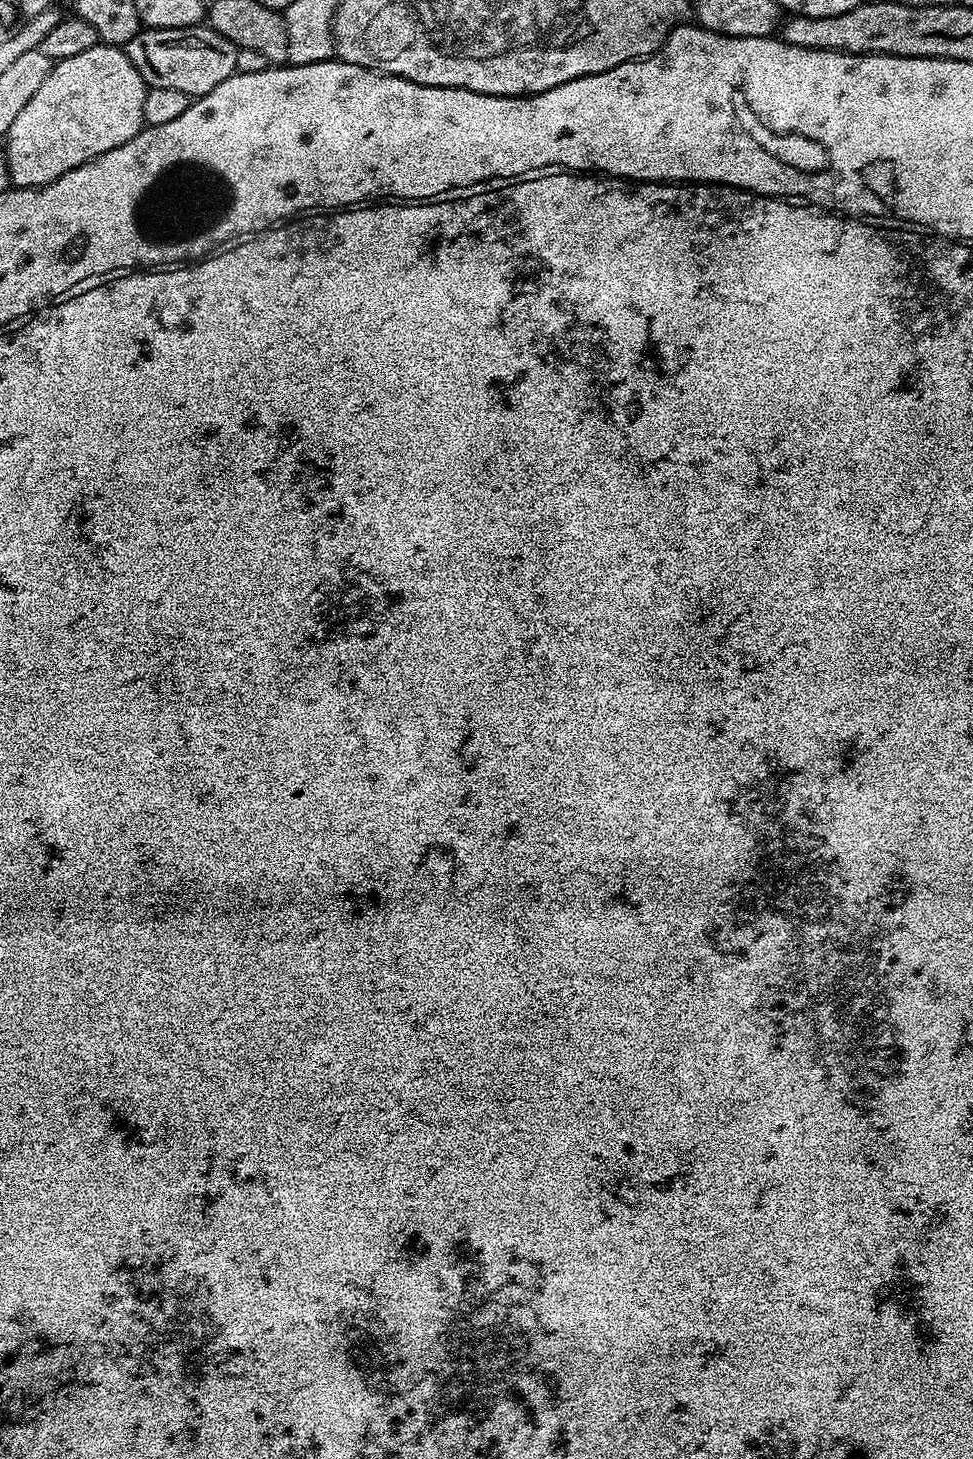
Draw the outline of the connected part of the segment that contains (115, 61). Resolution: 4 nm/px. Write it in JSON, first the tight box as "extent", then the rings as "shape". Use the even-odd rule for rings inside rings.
{"extent":[2,42,147,188],"shape":[[[97,42],[90,50],[74,58],[55,61],[34,98],[30,98],[18,118],[14,118],[14,126],[10,126],[3,141],[2,154],[8,160],[9,181],[17,188],[41,188],[62,178],[62,174],[106,154],[106,150],[130,142],[130,138],[145,127],[142,102],[147,93],[142,74],[134,70],[134,62],[130,62],[123,47]]]}

